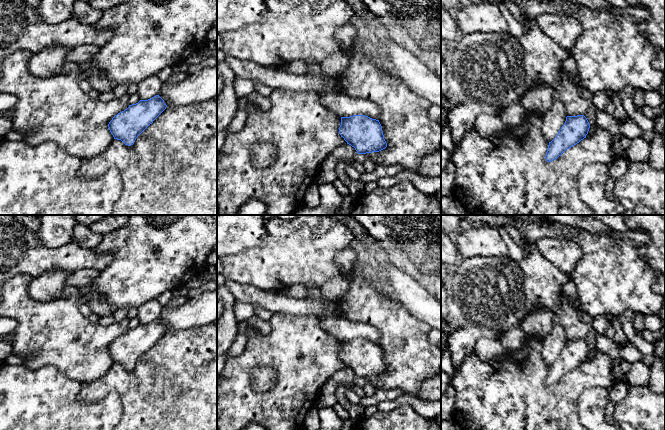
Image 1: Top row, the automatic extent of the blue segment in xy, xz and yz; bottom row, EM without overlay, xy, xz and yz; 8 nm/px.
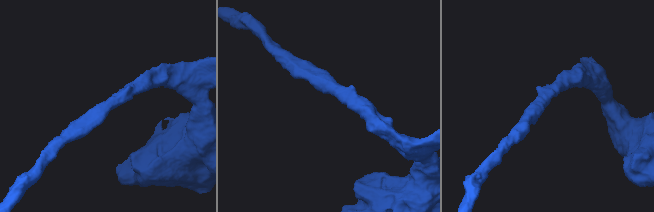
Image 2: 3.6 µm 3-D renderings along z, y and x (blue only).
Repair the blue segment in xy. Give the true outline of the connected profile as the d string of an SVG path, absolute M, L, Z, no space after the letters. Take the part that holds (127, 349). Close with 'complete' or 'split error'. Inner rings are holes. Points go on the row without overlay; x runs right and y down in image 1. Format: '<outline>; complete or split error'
M159 319L148 324L140 324L115 339L108 348L109 354L114 363L131 370L166 331L167 329Z; complete

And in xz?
M365 339L341 341L339 358L358 378L379 376L387 371L379 344Z; complete

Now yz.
M584 339L567 340L557 360L549 366L545 383L551 386L561 380L567 373L586 362L590 348Z; complete

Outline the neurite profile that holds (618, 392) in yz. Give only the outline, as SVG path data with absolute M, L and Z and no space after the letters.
M618 381L609 390L609 402L618 404L627 396L630 385L624 381Z

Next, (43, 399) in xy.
M0 361L0 430L114 430L123 412L119 395L110 392L101 401L81 403L78 396L82 385L54 366L30 370L24 365L16 366Z

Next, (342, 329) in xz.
M329 315L320 316L320 326L331 336L339 341L350 341L353 339L365 339L379 344L381 335L378 329L370 324L352 322L343 317Z

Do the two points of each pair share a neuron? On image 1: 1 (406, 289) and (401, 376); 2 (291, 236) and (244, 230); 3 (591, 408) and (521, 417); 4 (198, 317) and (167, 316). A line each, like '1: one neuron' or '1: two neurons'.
1: two neurons
2: two neurons
3: two neurons
4: one neuron

